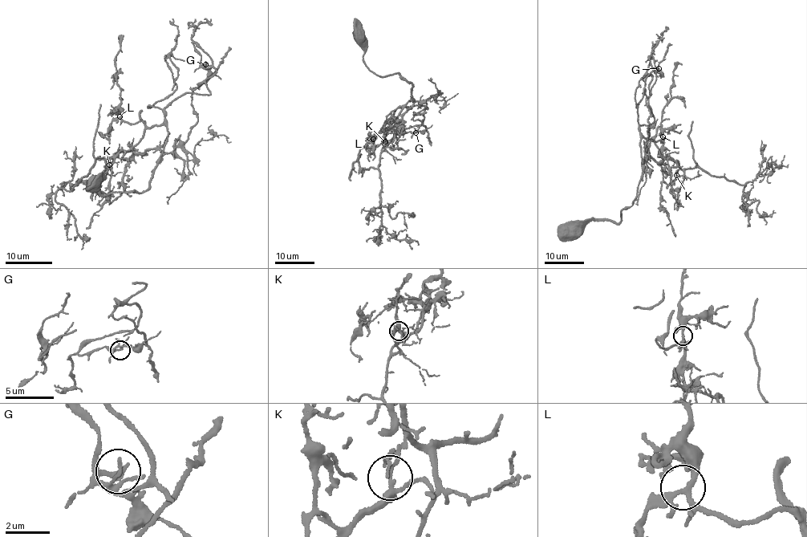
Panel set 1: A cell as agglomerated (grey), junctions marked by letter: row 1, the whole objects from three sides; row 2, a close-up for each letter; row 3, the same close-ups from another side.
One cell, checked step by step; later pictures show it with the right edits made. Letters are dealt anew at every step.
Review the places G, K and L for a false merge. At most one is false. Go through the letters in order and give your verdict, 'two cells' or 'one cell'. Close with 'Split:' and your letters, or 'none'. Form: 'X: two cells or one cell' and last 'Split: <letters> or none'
G: one cell
K: two cells
L: one cell
Split: K

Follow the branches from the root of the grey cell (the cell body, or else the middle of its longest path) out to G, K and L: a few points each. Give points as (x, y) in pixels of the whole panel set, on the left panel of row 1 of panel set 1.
G: (93, 185), (99, 179), (107, 195), (148, 187), (157, 161), (196, 122), (192, 91), (216, 71), (205, 64)
K: (93, 185), (99, 179), (101, 194), (142, 193), (164, 153), (133, 152), (128, 160), (118, 152), (109, 164)
L: (93, 185), (99, 179), (94, 181), (101, 194), (142, 193), (164, 148), (166, 127), (133, 124), (119, 116)

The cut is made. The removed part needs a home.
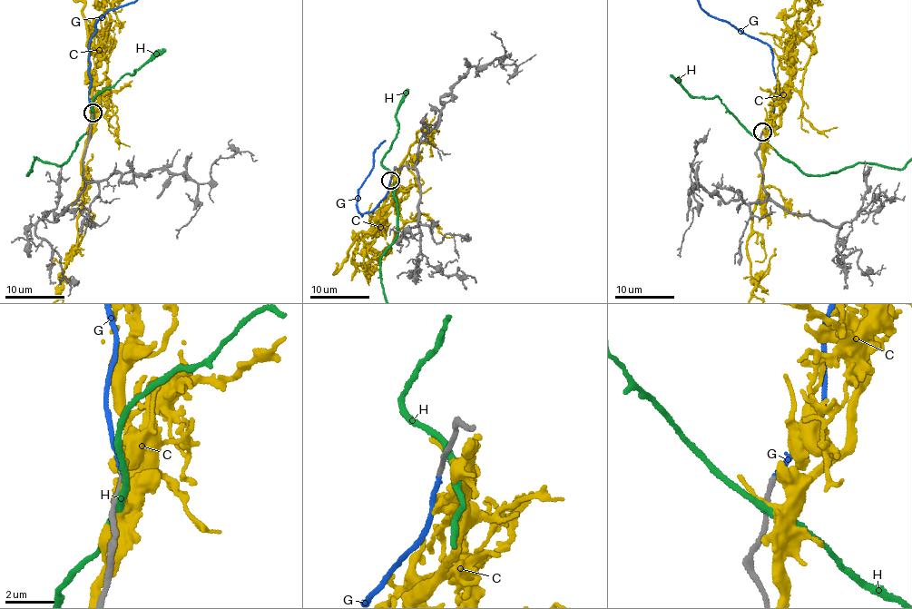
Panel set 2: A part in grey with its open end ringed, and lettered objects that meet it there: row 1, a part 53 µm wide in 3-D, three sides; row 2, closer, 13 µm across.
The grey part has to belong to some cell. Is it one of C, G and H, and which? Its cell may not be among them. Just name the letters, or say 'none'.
G

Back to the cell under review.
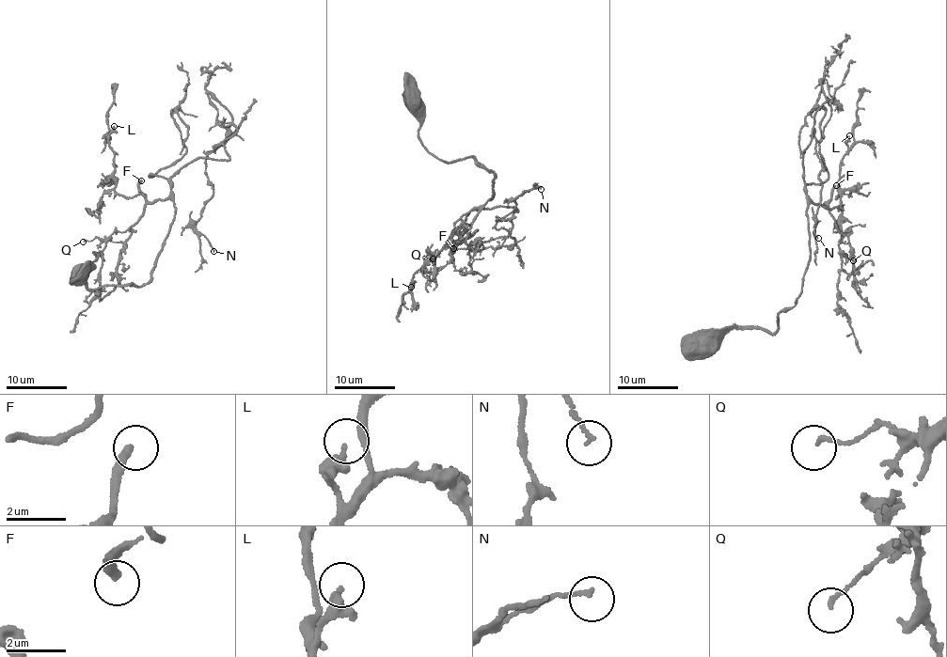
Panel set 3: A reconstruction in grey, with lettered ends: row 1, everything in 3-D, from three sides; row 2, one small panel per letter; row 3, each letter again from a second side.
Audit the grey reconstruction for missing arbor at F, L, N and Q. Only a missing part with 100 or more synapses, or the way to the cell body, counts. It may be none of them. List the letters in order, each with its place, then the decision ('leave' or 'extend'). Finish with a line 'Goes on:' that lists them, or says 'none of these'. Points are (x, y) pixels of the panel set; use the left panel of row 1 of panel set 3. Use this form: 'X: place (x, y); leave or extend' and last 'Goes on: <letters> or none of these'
F: place (141, 180); extend
L: place (114, 126); leave
N: place (213, 251); leave
Q: place (83, 242); leave
Goes on: F

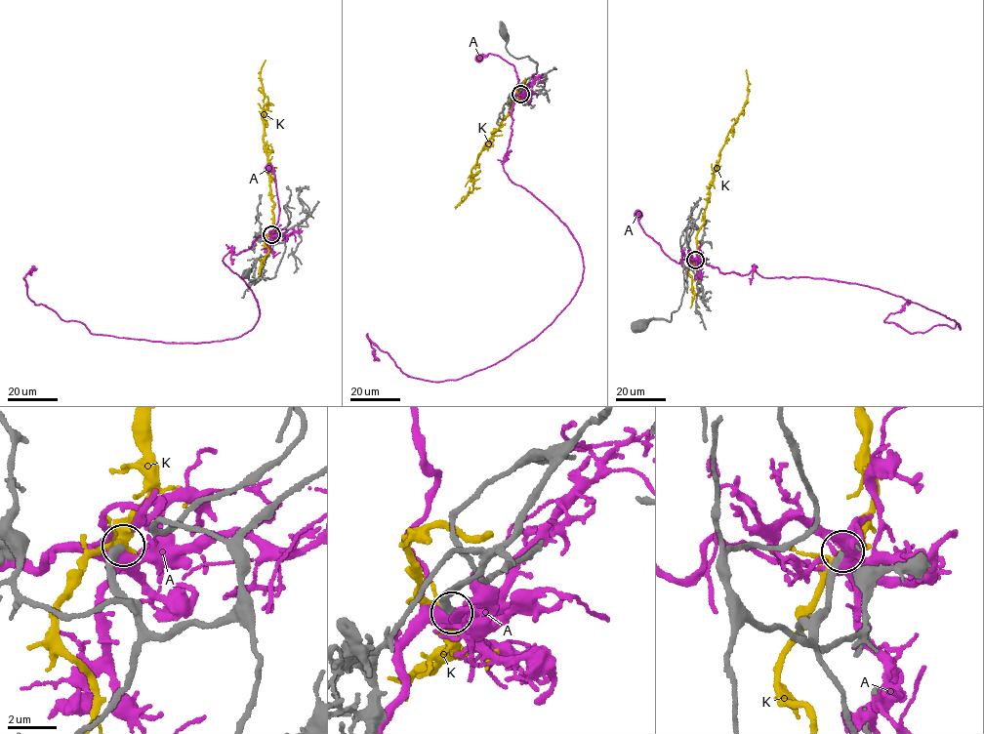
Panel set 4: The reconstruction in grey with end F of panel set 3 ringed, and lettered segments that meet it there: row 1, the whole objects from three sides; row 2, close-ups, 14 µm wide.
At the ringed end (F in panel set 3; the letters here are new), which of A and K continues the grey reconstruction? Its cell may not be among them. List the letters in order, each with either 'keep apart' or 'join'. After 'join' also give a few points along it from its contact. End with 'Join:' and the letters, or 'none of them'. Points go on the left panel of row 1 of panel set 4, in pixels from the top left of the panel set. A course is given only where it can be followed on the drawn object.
A: keep apart
K: keep apart
Join: none of them

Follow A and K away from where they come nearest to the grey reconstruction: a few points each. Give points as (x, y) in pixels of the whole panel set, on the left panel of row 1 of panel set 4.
A: (270, 235), (269, 231), (274, 230), (280, 209), (273, 171), (269, 167)
K: (270, 234), (274, 203), (266, 168), (262, 115), (268, 101), (260, 74), (266, 60)

